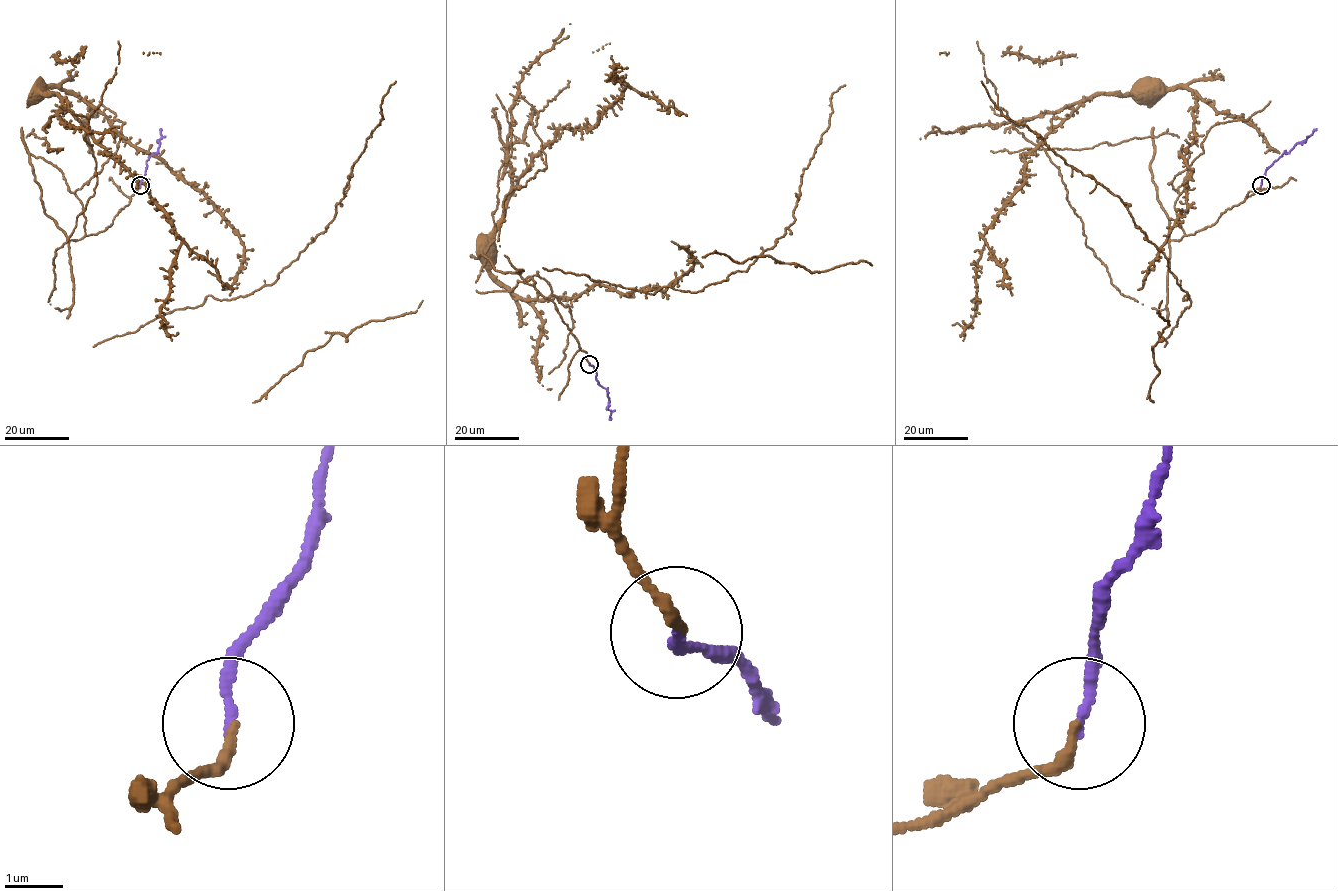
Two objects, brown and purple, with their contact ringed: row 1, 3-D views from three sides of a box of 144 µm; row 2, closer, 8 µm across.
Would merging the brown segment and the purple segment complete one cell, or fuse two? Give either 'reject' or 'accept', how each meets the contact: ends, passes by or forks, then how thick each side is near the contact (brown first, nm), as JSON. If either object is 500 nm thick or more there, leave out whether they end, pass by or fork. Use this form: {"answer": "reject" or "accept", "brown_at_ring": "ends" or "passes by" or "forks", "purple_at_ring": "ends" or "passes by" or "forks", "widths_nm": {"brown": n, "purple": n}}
{"answer": "accept", "brown_at_ring": "ends", "purple_at_ring": "ends", "widths_nm": {"brown": 180, "purple": 170}}

